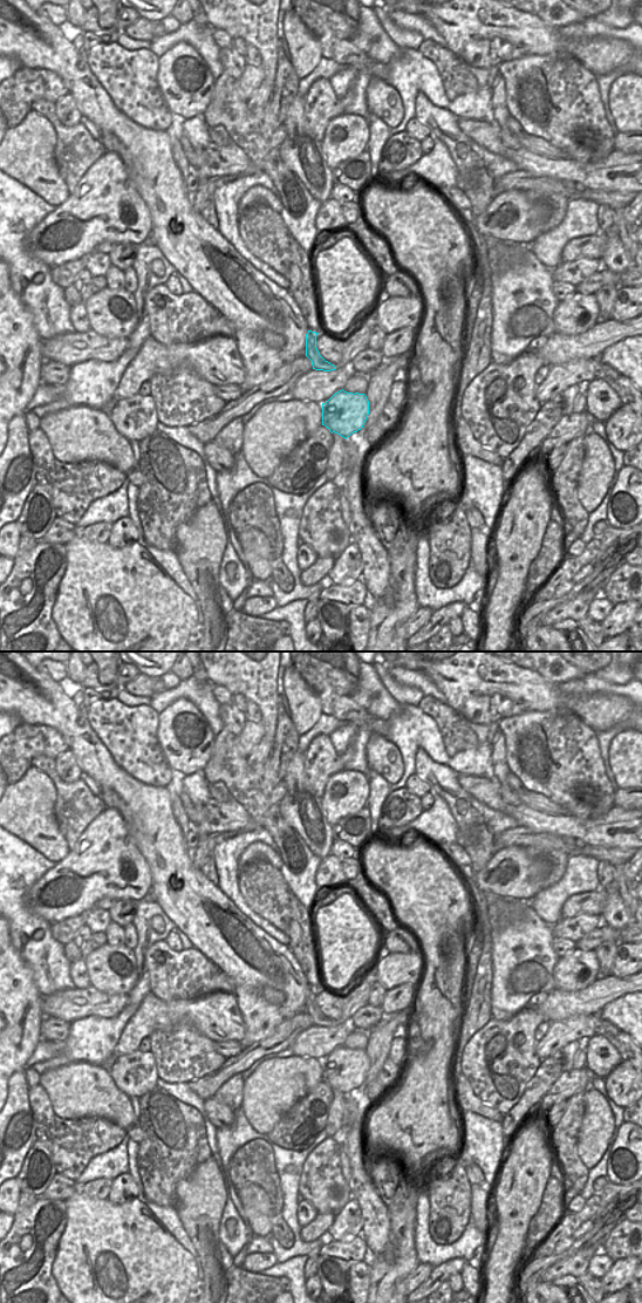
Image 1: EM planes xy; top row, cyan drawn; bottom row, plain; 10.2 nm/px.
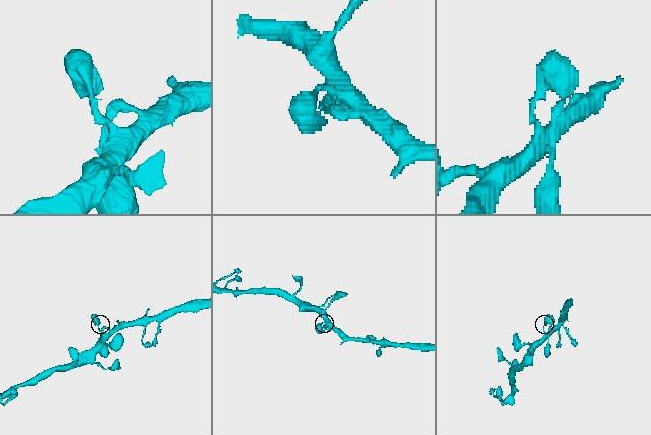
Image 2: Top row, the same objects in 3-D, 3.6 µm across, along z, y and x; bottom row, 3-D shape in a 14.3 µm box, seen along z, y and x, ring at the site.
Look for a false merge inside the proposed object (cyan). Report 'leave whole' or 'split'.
leave whole

